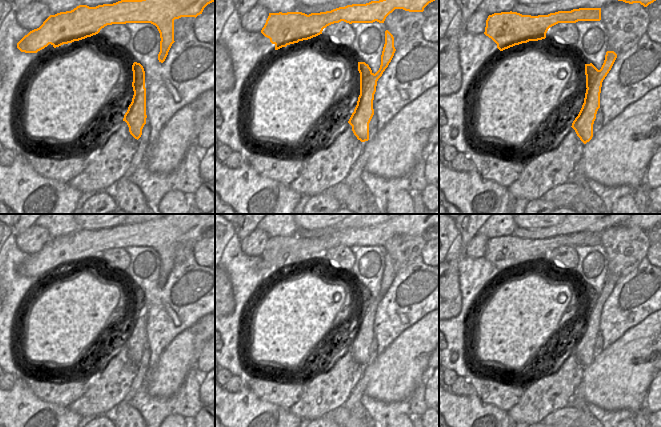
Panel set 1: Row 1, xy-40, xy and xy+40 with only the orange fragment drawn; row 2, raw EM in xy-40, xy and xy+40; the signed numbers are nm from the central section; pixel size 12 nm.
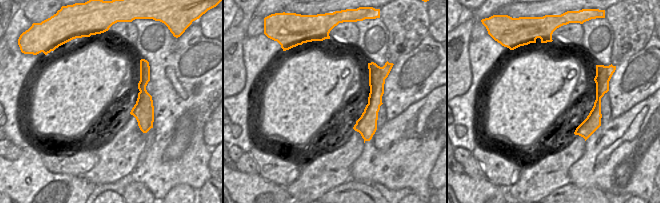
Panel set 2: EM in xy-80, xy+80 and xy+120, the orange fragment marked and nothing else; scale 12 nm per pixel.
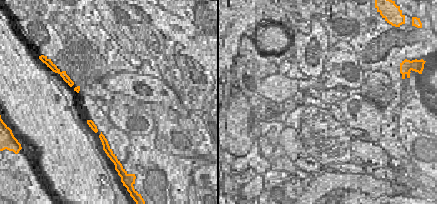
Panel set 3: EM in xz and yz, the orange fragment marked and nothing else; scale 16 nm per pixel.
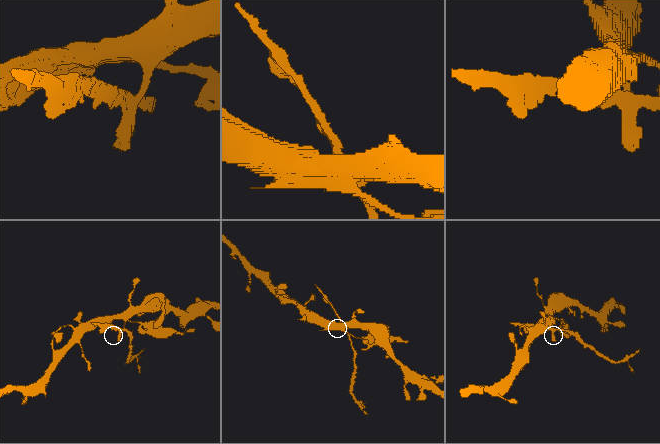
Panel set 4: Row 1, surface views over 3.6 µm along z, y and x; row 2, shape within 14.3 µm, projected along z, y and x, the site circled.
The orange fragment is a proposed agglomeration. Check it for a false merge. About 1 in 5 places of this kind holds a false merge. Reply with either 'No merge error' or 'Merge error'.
Merge error.

